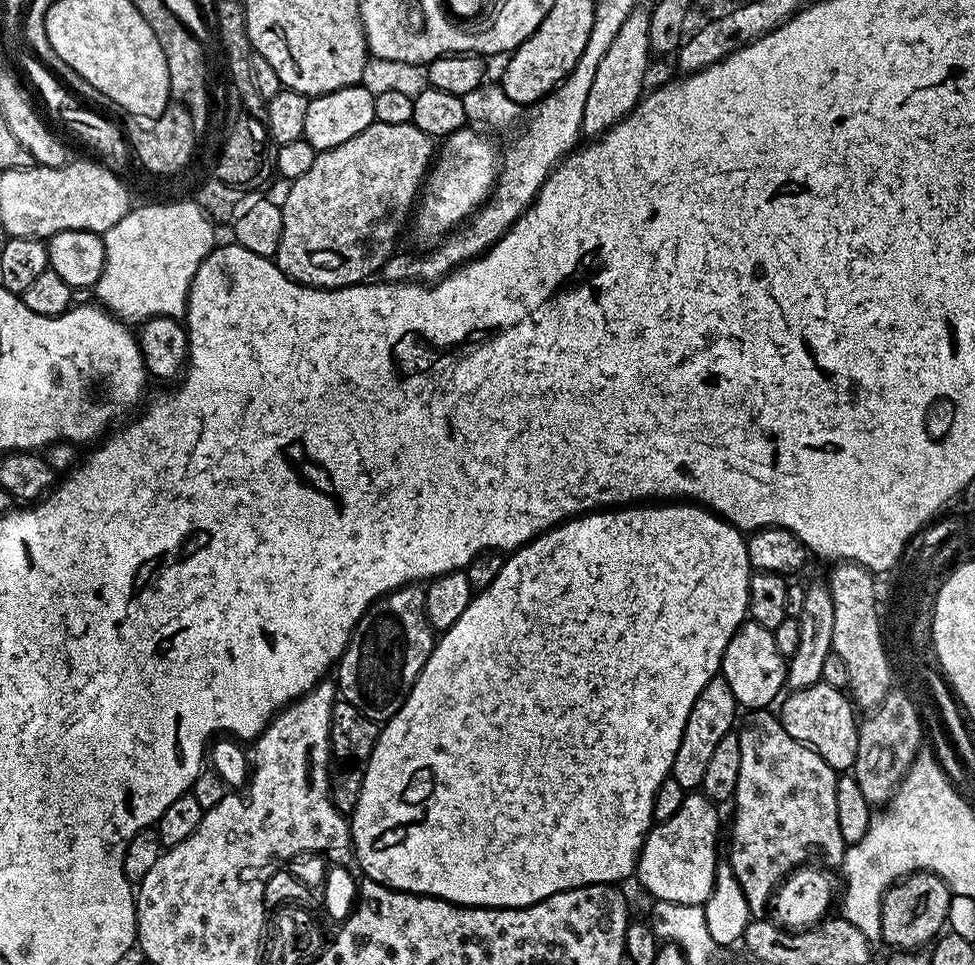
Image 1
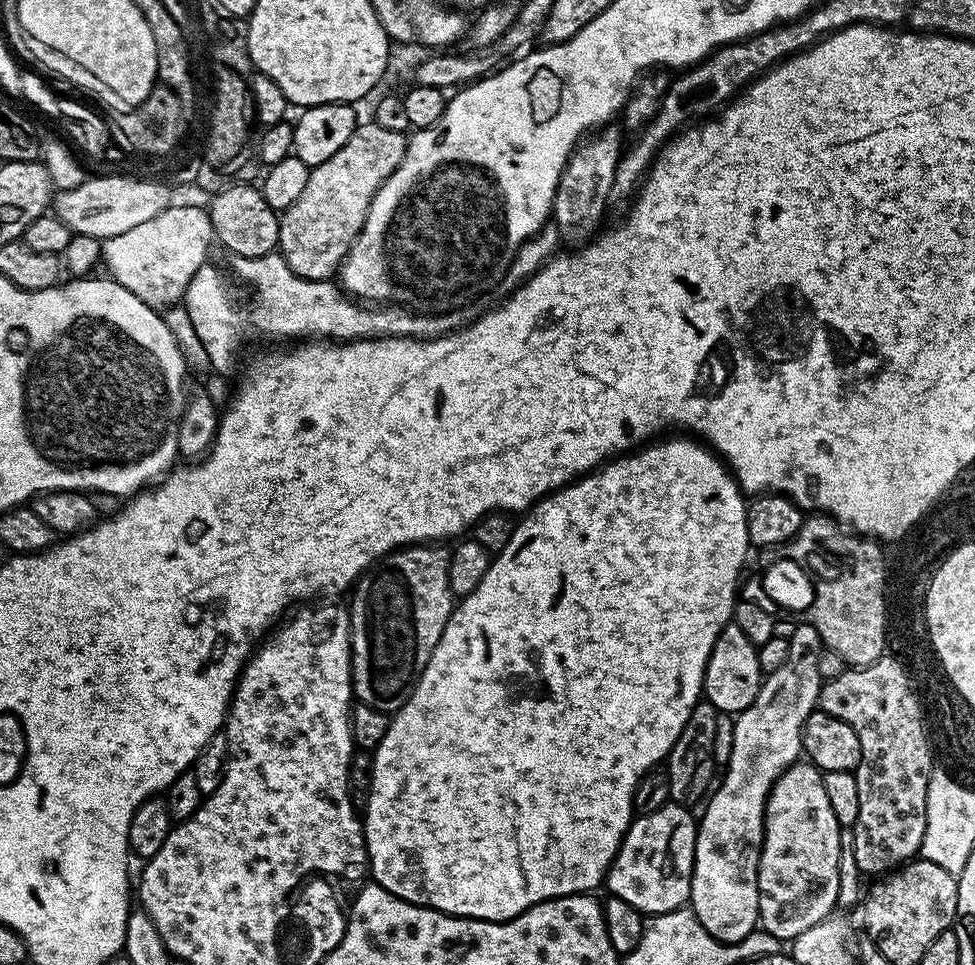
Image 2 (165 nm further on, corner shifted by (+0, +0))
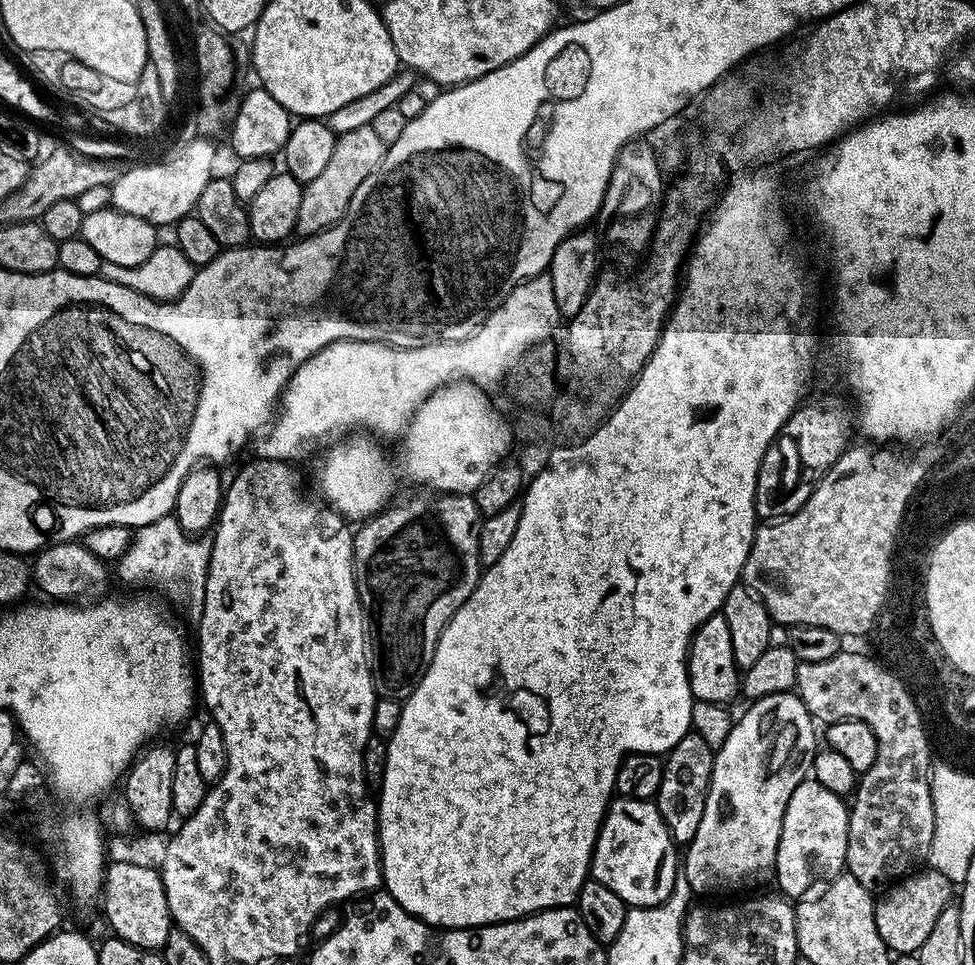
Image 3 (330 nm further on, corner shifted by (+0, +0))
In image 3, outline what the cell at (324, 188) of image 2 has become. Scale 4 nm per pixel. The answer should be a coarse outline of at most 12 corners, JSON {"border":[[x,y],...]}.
{"border":[[371,126],[341,132],[303,185],[296,232],[316,236],[348,213],[384,161]]}

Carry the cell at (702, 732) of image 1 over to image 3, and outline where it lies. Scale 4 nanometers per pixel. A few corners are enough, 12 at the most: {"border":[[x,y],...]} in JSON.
{"border":[[689,730],[654,803],[678,846],[698,834],[714,751]]}

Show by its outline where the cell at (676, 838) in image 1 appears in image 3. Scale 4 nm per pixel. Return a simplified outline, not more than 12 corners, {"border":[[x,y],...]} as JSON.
{"border":[[616,796],[591,879],[627,905],[672,896],[678,845],[655,803]]}

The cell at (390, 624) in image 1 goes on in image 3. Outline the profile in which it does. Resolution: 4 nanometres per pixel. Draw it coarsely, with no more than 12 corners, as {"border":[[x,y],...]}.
{"border":[[475,495],[352,538],[374,690],[401,702],[482,575]]}

